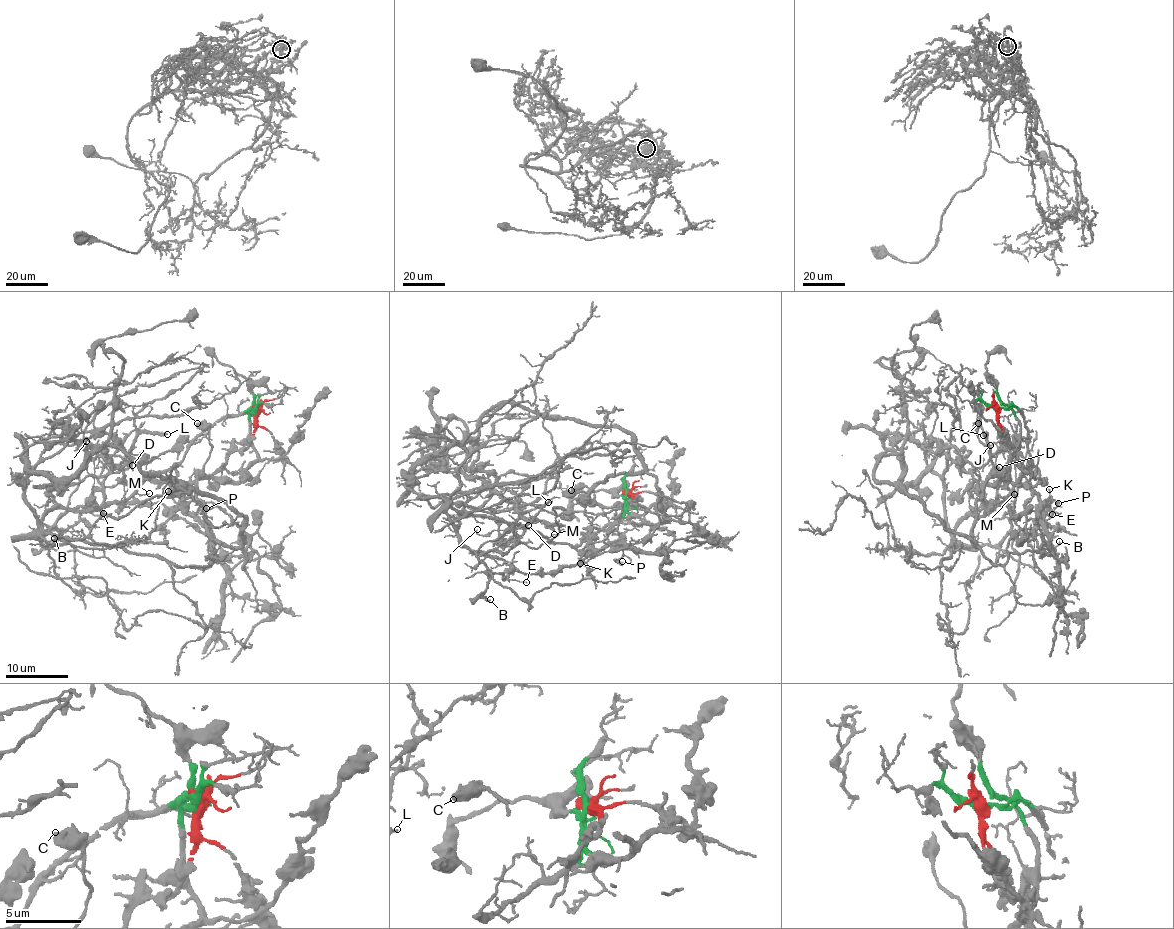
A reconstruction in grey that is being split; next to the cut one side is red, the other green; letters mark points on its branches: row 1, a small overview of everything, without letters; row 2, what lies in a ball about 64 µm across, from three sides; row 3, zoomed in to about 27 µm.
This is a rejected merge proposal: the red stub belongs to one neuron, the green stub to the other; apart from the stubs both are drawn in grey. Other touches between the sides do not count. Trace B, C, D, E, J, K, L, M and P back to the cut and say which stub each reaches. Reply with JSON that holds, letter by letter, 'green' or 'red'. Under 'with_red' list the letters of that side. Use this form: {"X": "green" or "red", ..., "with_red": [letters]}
{"B": "red", "C": "green", "D": "green", "E": "red", "J": "green", "K": "red", "L": "green", "M": "green", "P": "red", "with_red": ["B", "E", "K", "P"]}

